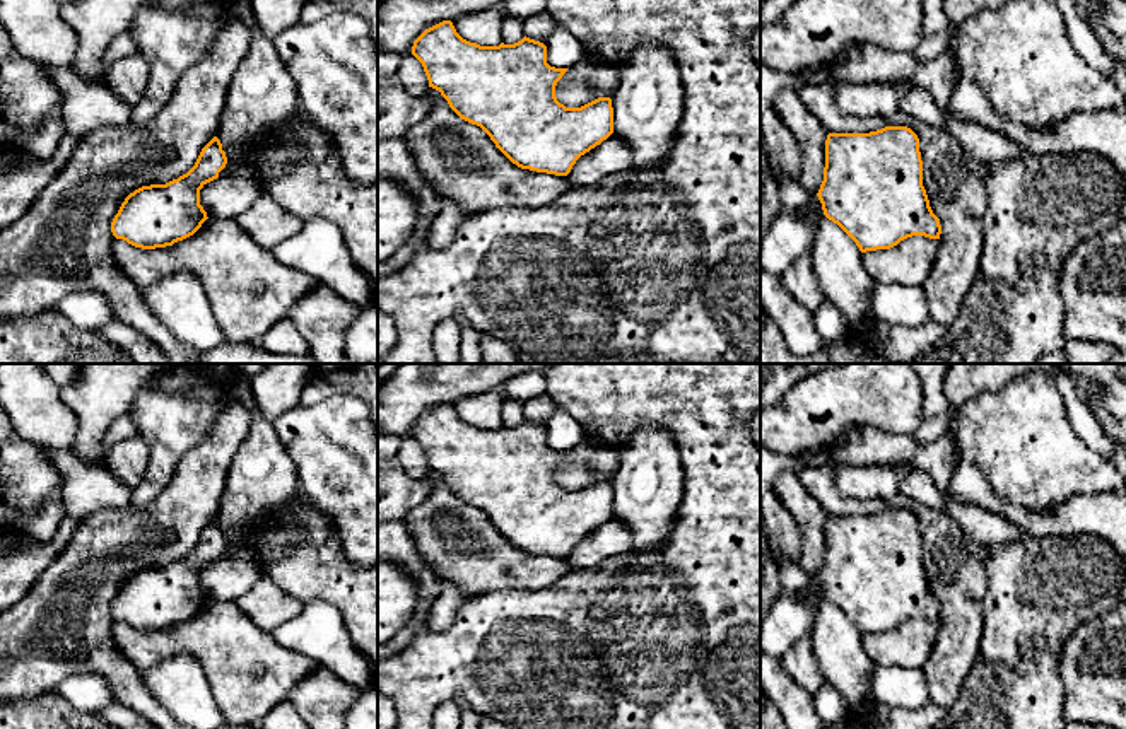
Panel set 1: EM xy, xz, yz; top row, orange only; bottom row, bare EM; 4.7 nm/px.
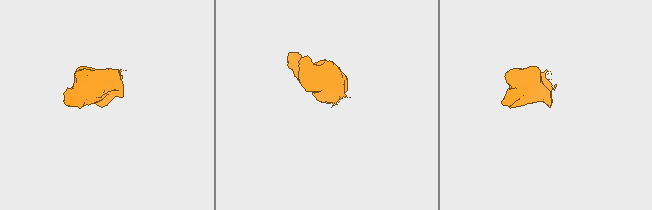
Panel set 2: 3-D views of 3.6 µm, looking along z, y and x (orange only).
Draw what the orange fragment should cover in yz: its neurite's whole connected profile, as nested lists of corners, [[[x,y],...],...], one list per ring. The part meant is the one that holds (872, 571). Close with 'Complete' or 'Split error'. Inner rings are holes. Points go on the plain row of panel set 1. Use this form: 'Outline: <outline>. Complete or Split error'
Outline: [[[907,509],[870,516],[829,516],[824,563],[817,575],[824,598],[837,606],[861,635],[890,632],[912,618],[940,621],[940,601],[923,569],[919,521]]]. Complete

